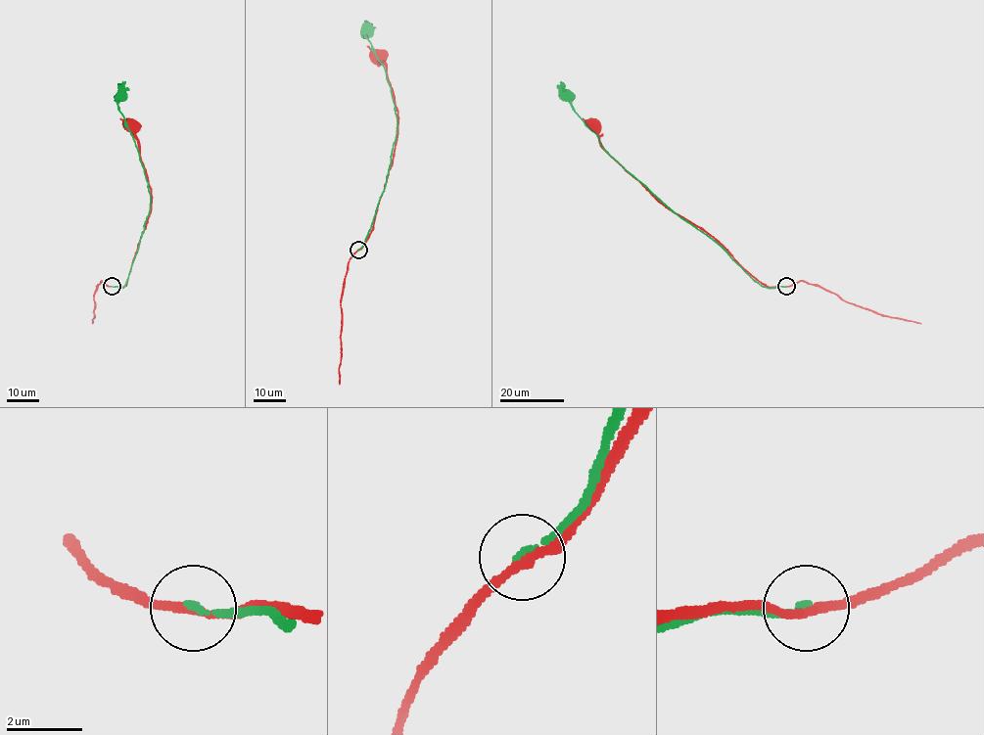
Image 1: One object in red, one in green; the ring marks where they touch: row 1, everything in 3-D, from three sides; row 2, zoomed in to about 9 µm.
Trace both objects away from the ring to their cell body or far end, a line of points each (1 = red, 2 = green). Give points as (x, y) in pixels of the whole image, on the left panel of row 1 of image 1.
1: (111, 286), (126, 284), (151, 209), (151, 188), (139, 154), (133, 122)
2: (111, 286), (124, 285), (150, 210), (150, 194), (138, 150), (119, 111), (119, 96)

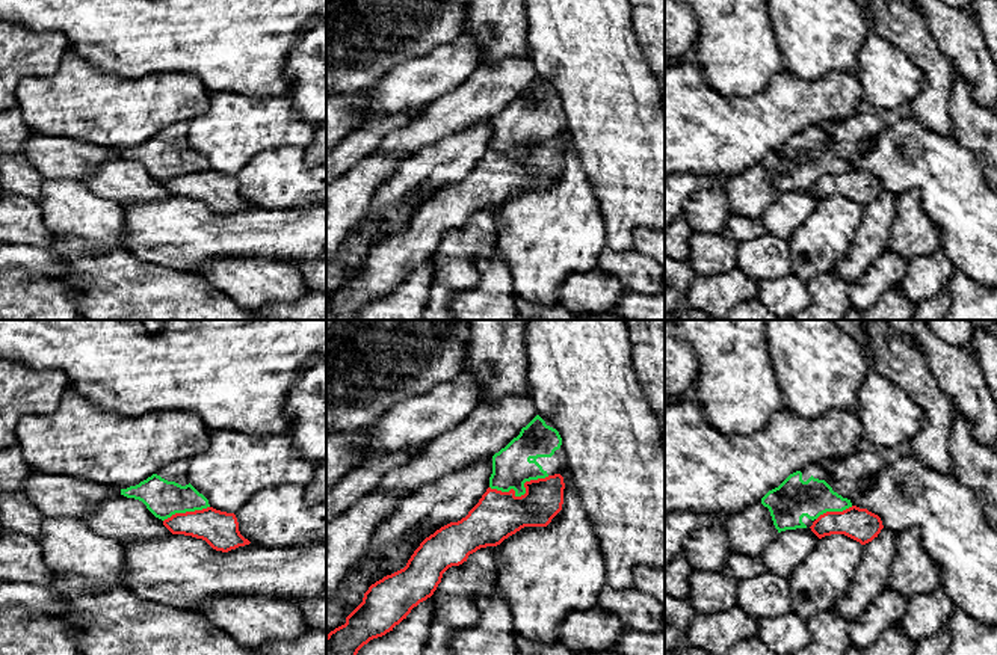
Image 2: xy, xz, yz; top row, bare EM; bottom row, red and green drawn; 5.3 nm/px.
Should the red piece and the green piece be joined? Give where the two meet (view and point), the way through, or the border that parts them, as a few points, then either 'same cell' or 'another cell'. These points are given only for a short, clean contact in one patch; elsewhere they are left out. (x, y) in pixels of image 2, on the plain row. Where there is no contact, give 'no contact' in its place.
xz (524, 156) | another cell

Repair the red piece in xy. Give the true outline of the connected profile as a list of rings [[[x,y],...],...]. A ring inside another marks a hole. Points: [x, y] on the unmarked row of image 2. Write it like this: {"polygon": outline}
{"polygon": [[[207,169],[202,172],[175,175],[163,183],[172,196],[184,196],[205,202],[213,211],[228,214],[239,208],[249,207],[239,193],[234,175]]]}

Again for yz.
{"polygon": [[[852,168],[843,174],[820,177],[810,190],[819,201],[831,196],[844,196],[866,207],[878,199],[884,187],[878,177]]]}

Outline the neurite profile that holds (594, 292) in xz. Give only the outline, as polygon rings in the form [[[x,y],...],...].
[[[600,269],[573,273],[559,287],[559,305],[576,317],[612,312],[627,288]]]

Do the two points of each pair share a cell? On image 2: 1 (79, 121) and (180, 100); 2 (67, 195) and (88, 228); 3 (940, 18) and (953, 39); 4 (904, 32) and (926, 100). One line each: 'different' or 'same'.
1: same
2: same
3: same
4: same

